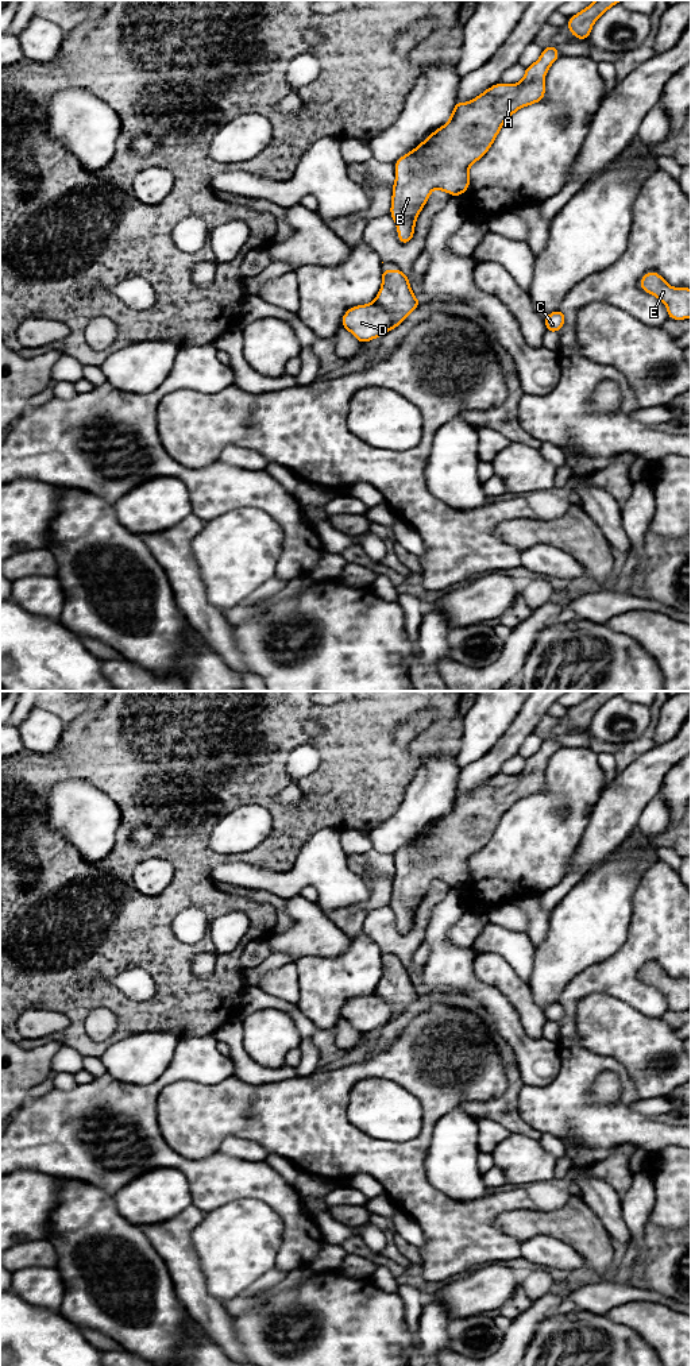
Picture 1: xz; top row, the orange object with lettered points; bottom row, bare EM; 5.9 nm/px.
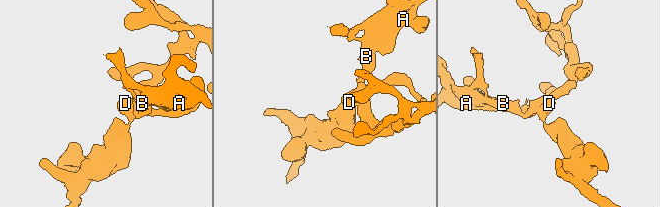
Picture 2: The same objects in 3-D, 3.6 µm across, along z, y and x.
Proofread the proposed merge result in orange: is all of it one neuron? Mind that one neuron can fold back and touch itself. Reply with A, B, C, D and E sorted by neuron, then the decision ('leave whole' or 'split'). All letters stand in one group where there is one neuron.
A B E / C D | split

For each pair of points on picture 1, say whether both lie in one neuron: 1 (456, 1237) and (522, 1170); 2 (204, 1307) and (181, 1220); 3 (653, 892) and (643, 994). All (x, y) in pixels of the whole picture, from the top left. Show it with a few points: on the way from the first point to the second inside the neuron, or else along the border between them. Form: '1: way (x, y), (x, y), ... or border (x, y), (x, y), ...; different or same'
1: border (506, 1184), (524, 1187); different
2: way (189, 1285), (181, 1261), (181, 1242); same
3: way (653, 918), (653, 936), (633, 956), (633, 968); same

